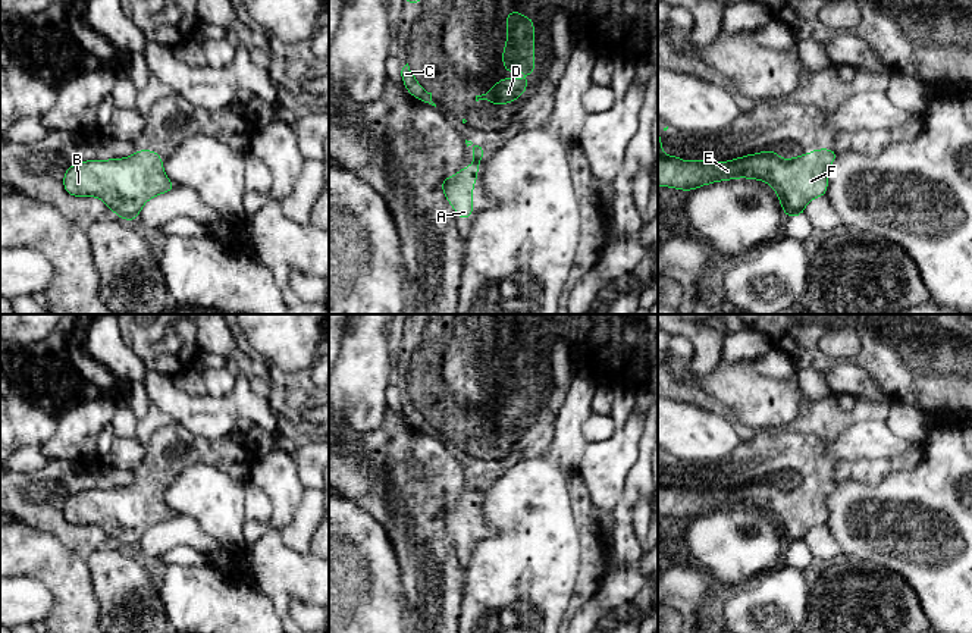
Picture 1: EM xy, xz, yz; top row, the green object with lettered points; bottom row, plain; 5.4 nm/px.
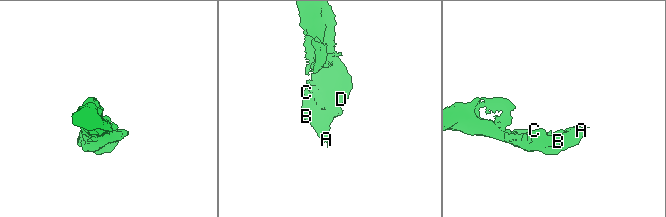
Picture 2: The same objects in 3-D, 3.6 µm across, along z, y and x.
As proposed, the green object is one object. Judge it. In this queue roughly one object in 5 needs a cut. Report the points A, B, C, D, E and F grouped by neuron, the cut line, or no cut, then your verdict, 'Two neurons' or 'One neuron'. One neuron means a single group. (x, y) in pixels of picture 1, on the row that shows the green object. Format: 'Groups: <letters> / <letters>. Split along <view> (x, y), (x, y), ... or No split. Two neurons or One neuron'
Groups: A B C D E F. No split. One neuron

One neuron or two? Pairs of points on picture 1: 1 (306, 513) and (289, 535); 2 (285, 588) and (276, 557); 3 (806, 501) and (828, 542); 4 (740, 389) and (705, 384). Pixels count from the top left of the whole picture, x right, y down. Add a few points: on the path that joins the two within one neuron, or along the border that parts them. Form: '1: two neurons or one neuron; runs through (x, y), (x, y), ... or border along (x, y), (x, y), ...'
1: one neuron; runs through (306, 519), (295, 529)
2: one neuron; runs through (282, 580), (276, 564)
3: two neurons; border along (824, 523), (815, 525), (800, 542)
4: one neuron; runs through (731, 385), (714, 384)

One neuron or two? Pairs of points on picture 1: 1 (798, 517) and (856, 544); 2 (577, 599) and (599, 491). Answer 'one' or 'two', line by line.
1: two
2: two

